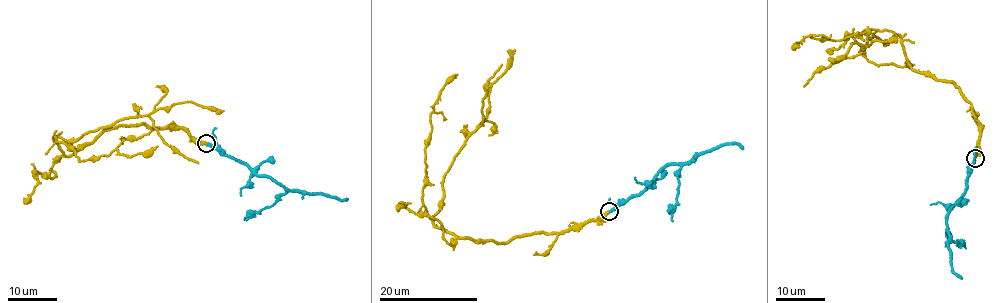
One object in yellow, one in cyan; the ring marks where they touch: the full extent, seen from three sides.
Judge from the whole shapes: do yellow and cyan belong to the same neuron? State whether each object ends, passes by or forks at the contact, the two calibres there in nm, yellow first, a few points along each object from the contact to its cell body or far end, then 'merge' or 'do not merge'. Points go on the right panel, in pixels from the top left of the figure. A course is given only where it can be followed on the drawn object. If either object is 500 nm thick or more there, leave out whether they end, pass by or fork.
yellow ends; cyan ends; calibres 400 and 380 nm; course yellow (975, 157), (980, 133), (968, 103), (951, 80), (911, 68), (901, 37), (853, 43), (833, 61); course cyan (975, 158), (964, 194), (955, 200), (947, 220), (951, 266), (962, 279); merge

